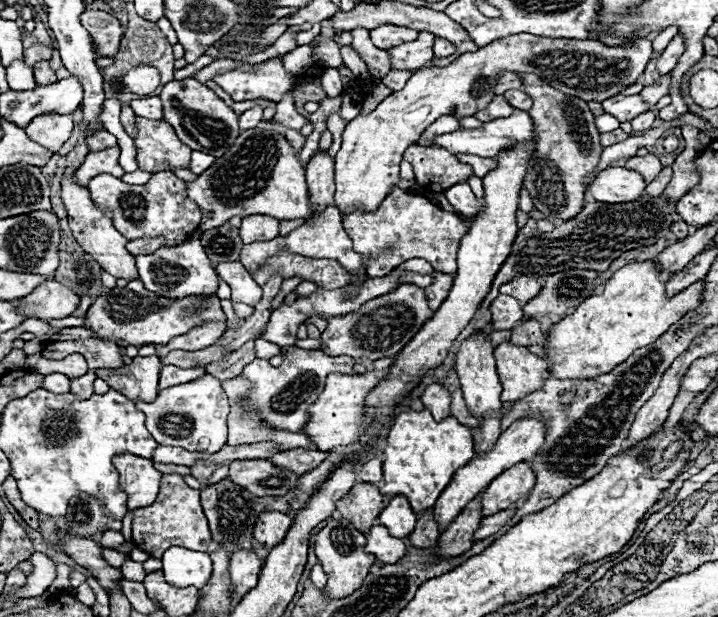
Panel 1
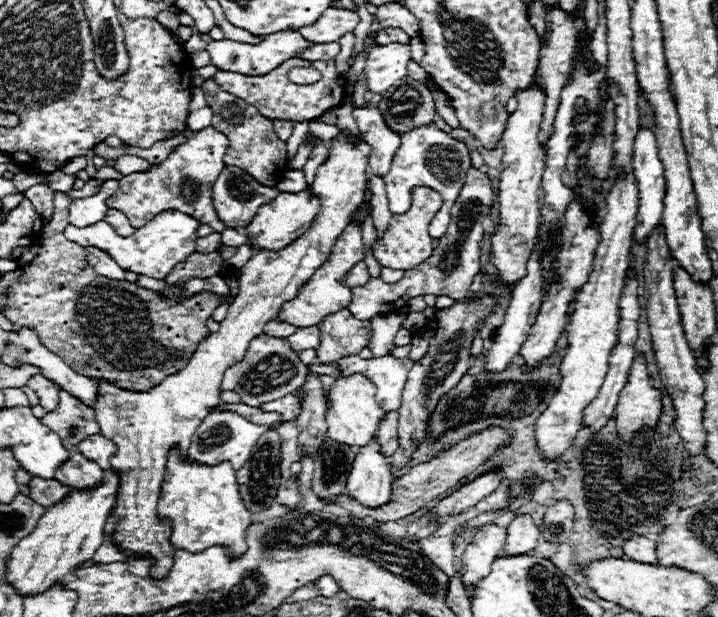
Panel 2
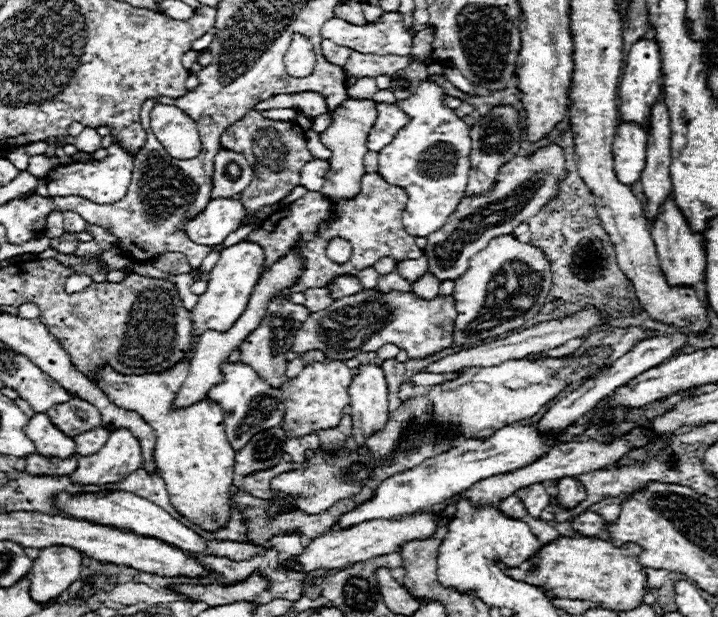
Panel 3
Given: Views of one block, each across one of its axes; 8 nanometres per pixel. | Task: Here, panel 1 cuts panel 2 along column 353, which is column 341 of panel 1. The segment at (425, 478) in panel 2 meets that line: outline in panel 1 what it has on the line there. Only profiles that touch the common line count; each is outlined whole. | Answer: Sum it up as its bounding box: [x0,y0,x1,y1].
[336,482,390,534]

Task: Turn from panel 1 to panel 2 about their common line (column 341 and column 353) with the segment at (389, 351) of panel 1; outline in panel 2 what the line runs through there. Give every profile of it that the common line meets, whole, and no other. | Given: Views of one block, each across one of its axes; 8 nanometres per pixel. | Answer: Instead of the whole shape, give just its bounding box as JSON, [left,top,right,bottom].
[316,310,370,364]

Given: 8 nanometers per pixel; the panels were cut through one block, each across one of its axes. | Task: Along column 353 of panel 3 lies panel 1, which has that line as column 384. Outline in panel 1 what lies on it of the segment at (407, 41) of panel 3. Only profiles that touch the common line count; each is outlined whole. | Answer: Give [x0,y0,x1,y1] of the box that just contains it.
[370,24,418,50]

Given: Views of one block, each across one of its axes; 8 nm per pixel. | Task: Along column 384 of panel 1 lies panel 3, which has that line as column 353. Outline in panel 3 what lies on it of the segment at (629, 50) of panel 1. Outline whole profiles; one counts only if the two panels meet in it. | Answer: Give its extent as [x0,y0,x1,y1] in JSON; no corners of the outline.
[320,98,378,200]

